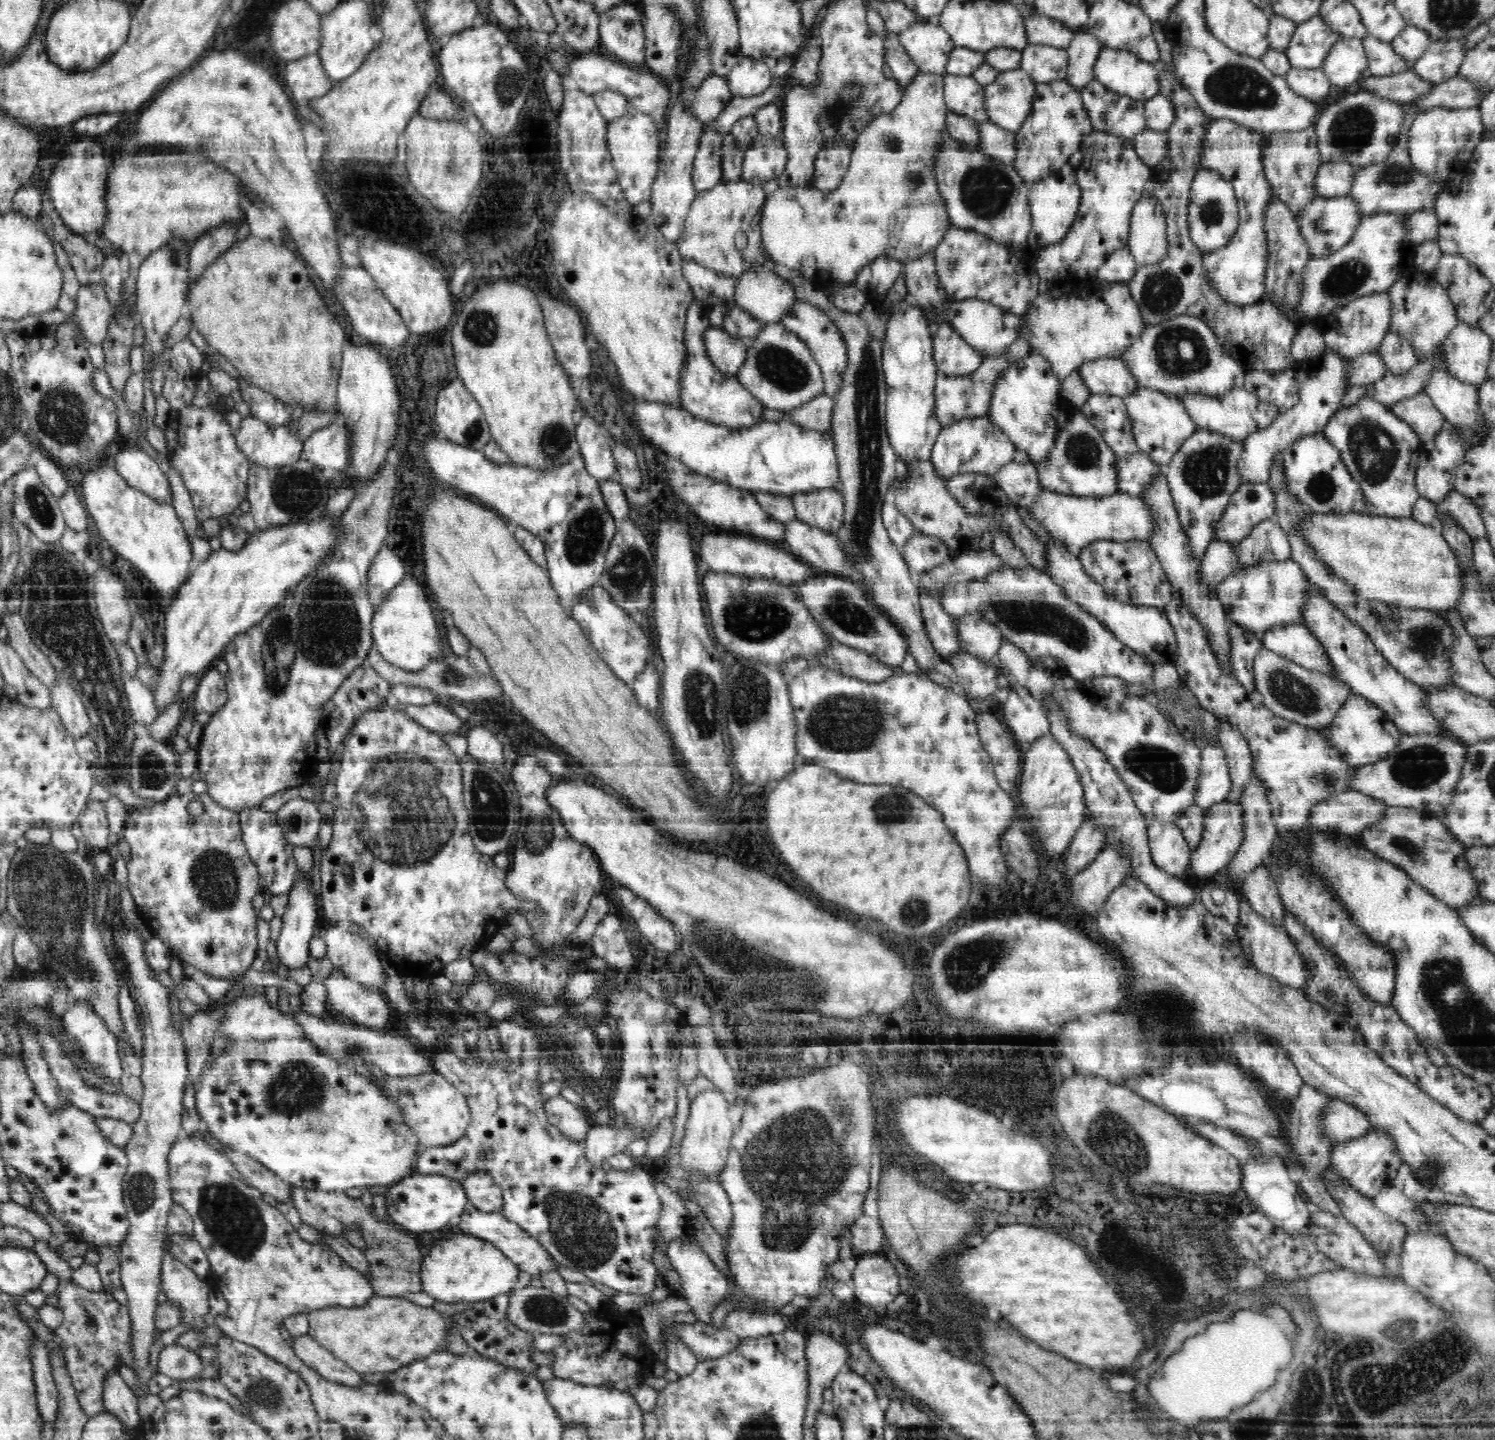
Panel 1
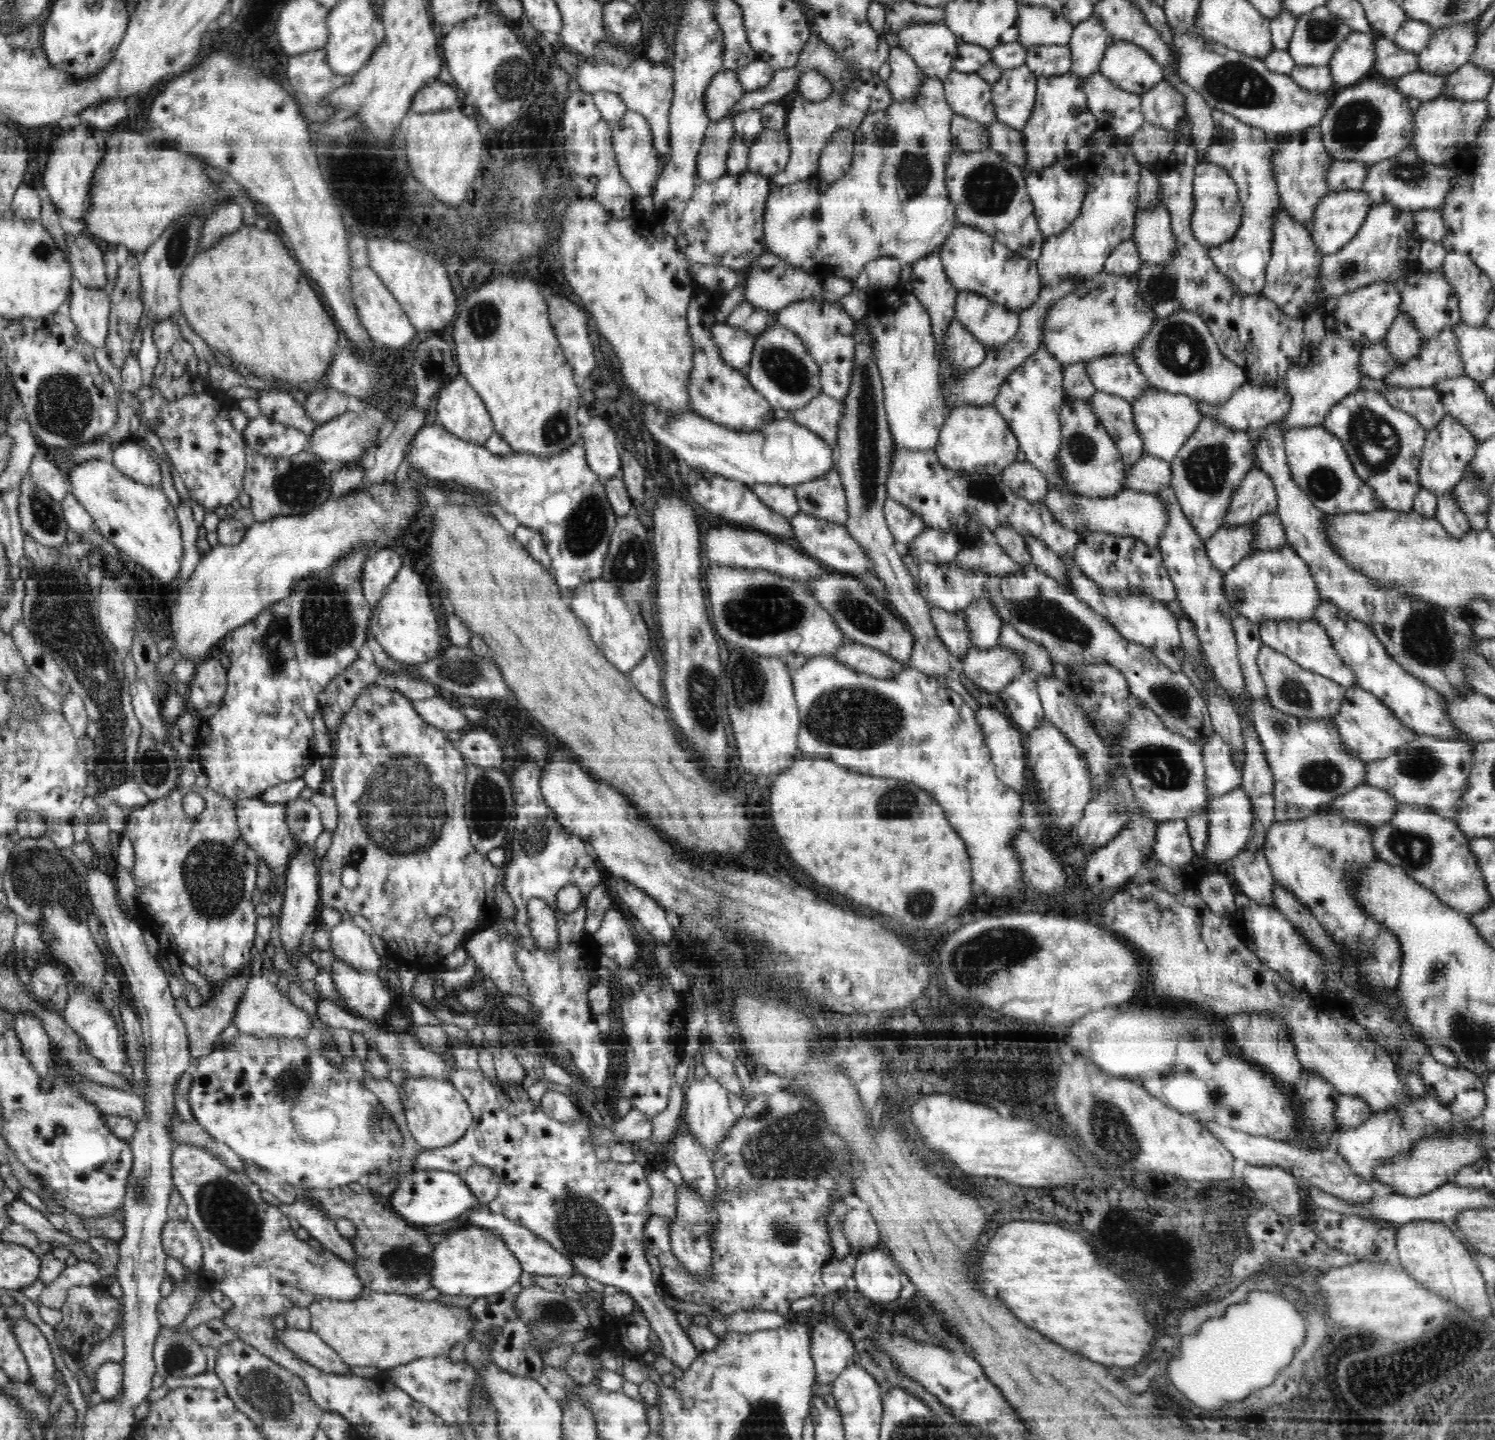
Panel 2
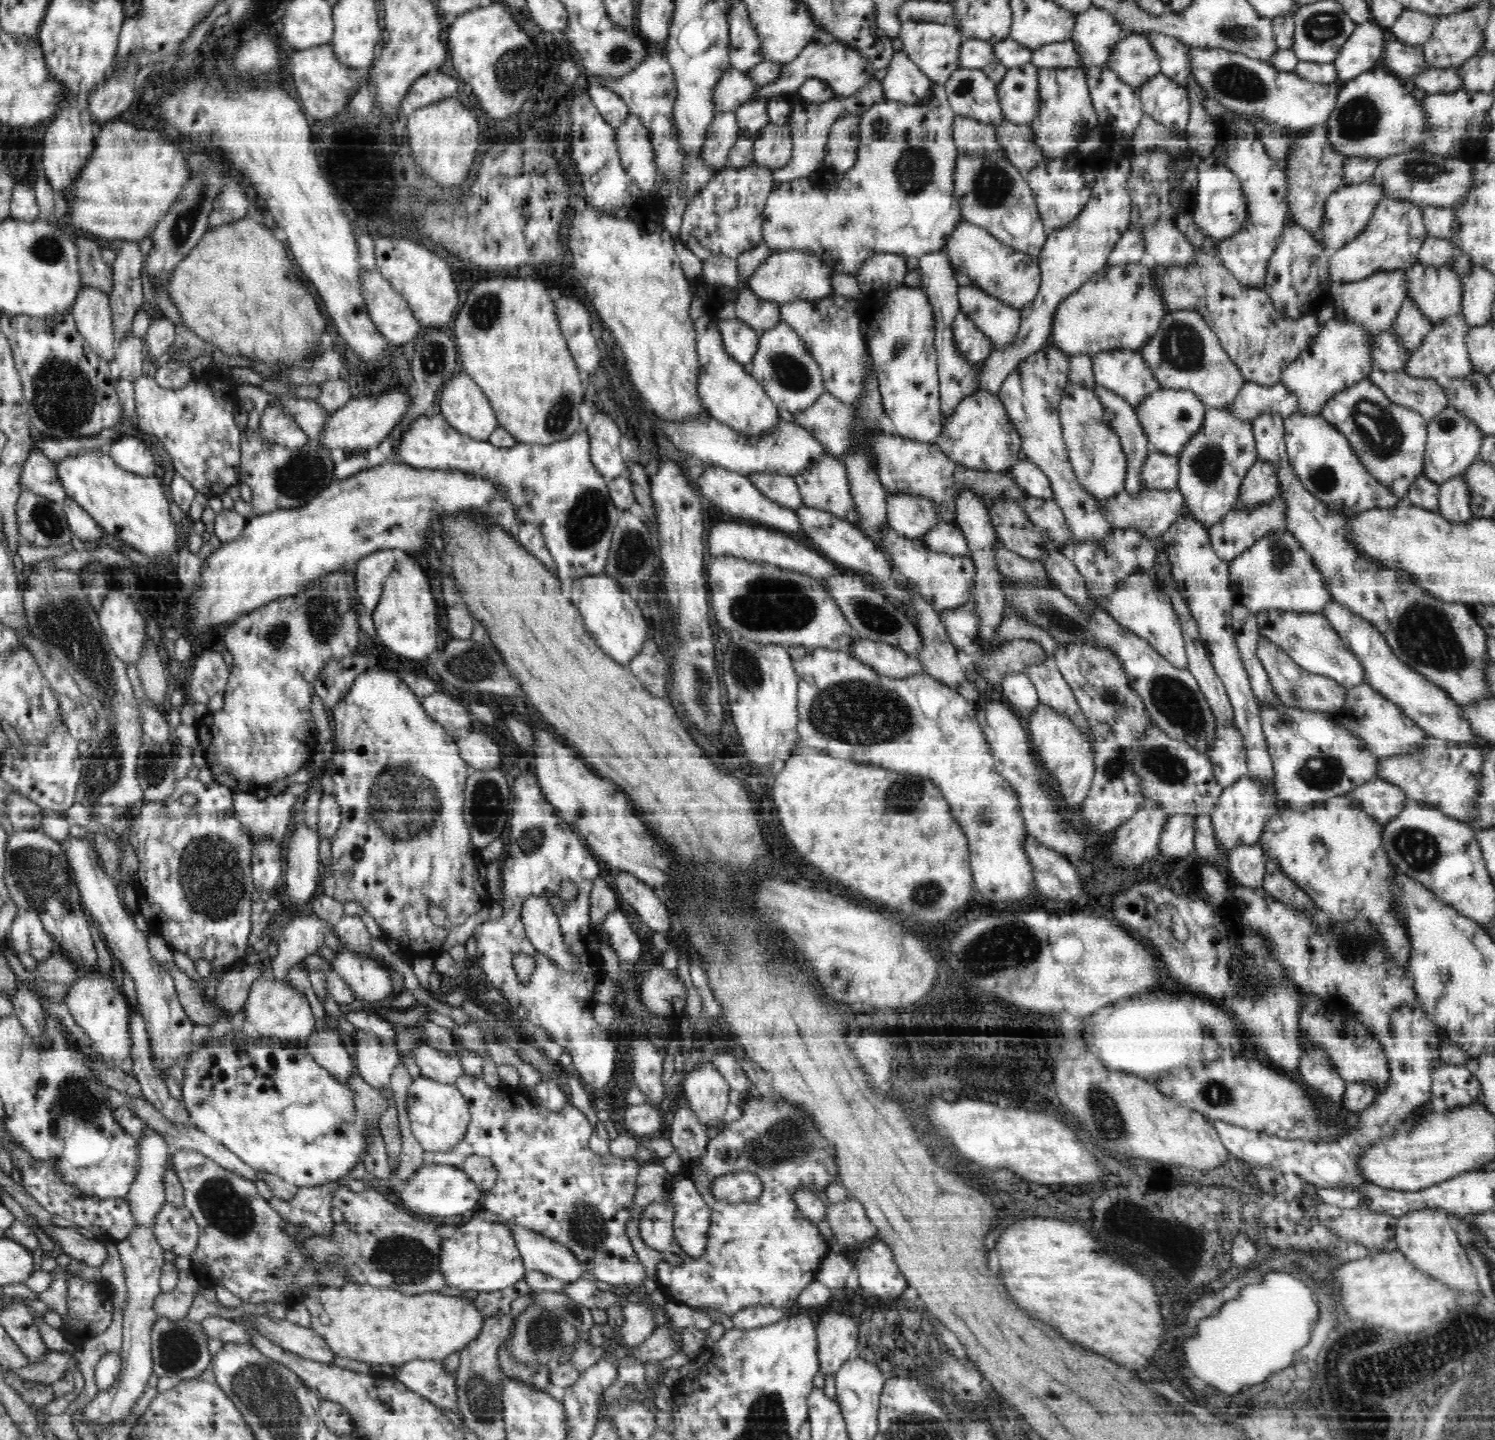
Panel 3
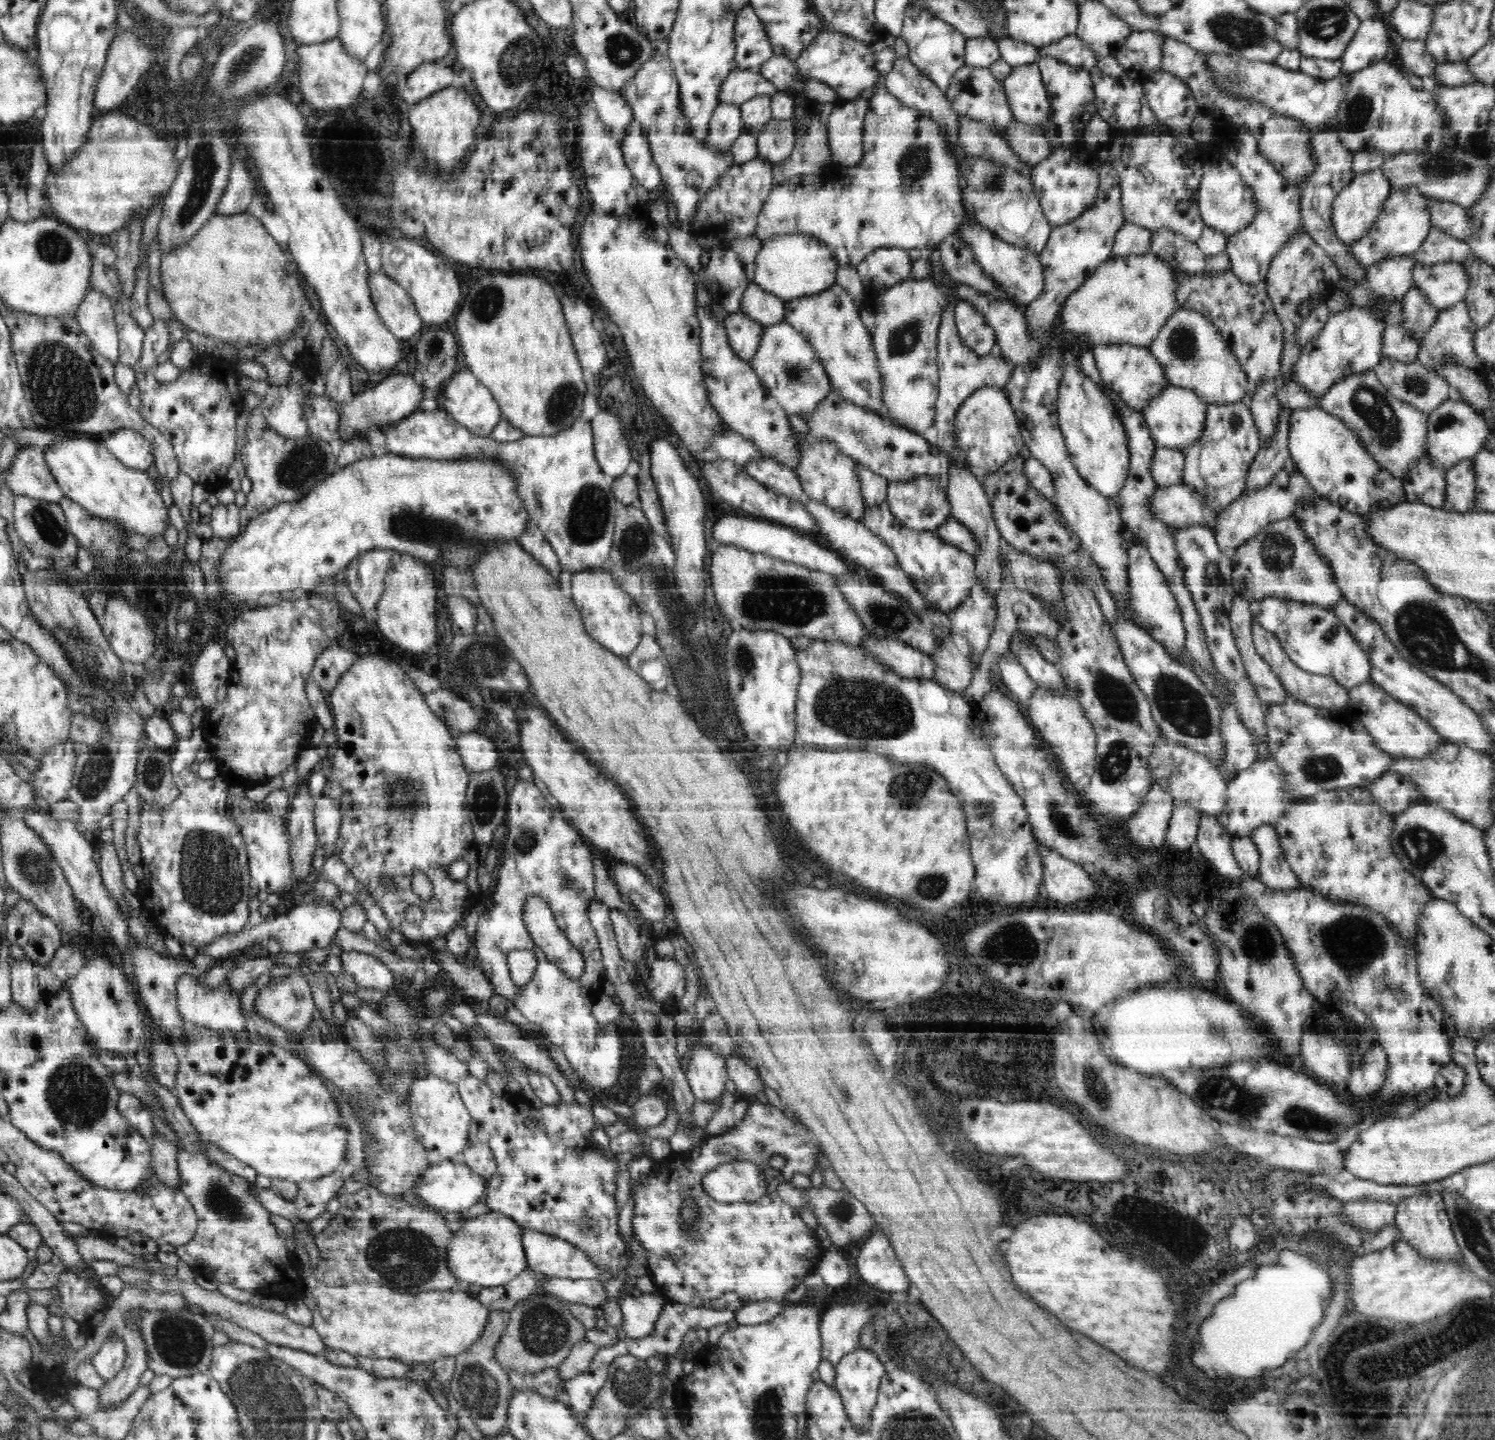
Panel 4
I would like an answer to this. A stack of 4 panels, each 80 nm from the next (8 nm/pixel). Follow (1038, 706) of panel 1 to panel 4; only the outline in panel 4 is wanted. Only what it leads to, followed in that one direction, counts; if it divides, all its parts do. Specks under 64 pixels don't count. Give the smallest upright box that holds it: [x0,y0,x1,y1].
[997,655,1037,707]

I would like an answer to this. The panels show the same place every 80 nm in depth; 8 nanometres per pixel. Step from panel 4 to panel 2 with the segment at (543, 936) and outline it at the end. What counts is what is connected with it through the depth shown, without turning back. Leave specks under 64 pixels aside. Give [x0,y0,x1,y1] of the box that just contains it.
[527,898,558,952]

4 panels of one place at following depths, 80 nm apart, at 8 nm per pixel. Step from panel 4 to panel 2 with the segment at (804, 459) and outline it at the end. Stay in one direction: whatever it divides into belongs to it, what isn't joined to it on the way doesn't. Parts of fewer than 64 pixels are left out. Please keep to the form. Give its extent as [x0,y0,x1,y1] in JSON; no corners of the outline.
[795,465,848,525]

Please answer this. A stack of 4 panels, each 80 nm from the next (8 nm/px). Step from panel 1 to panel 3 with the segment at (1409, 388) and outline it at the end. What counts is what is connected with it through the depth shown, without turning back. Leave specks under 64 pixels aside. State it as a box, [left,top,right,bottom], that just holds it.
[1406,312,1473,380]

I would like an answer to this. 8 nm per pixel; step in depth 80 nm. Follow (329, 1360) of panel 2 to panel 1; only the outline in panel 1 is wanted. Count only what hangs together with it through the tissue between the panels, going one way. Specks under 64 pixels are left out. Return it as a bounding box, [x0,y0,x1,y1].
[290,1333,364,1388]

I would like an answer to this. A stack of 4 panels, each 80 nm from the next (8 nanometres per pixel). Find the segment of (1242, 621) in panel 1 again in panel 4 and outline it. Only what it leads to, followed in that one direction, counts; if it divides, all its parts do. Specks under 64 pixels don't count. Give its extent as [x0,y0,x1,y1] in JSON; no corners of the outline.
[1230,515,1343,609]

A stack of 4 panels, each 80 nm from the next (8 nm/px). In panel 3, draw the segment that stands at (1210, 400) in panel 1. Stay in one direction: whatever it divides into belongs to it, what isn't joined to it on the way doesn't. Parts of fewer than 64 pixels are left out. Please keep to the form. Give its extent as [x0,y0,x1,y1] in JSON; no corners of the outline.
[1227,381,1298,423]

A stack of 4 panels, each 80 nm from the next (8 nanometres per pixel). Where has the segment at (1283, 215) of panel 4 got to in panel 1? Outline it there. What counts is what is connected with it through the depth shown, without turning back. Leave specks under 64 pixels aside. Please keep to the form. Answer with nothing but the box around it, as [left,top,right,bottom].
[1201,119,1274,307]

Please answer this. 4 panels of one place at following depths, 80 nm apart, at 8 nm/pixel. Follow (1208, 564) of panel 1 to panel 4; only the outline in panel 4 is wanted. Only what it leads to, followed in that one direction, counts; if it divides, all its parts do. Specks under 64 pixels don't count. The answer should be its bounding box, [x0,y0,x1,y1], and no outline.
[1213,460,1323,554]

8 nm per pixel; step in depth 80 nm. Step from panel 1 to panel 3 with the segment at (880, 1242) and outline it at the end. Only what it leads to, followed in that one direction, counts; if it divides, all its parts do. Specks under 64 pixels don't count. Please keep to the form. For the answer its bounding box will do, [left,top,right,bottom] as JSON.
[825,1201,878,1245]

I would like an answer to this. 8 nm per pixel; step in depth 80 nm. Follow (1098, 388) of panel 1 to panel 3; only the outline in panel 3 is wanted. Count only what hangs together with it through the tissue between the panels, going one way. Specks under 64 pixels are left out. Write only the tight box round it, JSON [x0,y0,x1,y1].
[1092,350,1161,408]

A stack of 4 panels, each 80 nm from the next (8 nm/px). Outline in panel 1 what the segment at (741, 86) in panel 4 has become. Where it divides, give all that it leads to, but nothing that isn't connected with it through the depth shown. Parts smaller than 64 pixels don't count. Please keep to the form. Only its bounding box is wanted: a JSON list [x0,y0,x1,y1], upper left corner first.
[688,75,733,124]

